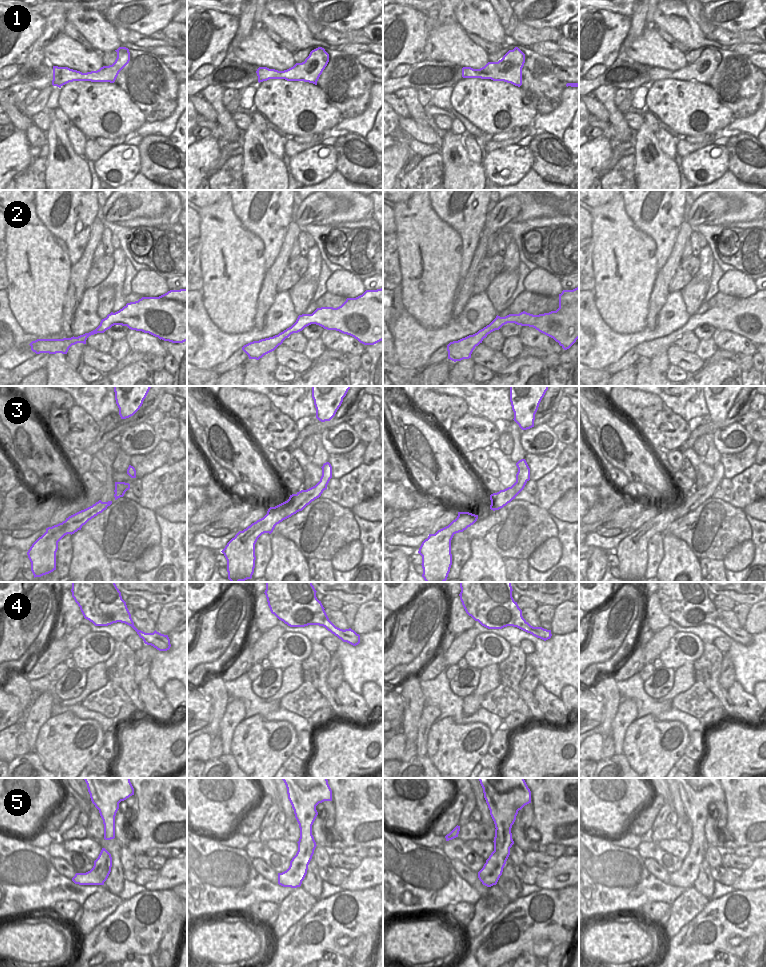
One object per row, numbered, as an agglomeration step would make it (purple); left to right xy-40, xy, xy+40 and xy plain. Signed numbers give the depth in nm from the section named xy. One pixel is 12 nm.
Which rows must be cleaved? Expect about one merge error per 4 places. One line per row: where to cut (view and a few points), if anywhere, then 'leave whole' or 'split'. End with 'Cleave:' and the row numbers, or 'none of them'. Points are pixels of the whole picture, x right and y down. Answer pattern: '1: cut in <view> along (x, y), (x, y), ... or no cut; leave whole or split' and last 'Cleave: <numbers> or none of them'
1: no cut; leave whole
2: no cut; leave whole
3: no cut; leave whole
4: no cut; leave whole
5: no cut; leave whole
Cleave: none of them

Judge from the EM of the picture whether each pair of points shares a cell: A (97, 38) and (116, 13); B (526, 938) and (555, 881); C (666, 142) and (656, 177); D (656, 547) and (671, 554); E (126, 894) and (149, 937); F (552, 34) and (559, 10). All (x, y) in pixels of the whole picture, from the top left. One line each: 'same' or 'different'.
A: different
B: different
C: different
D: different
E: different
F: different

